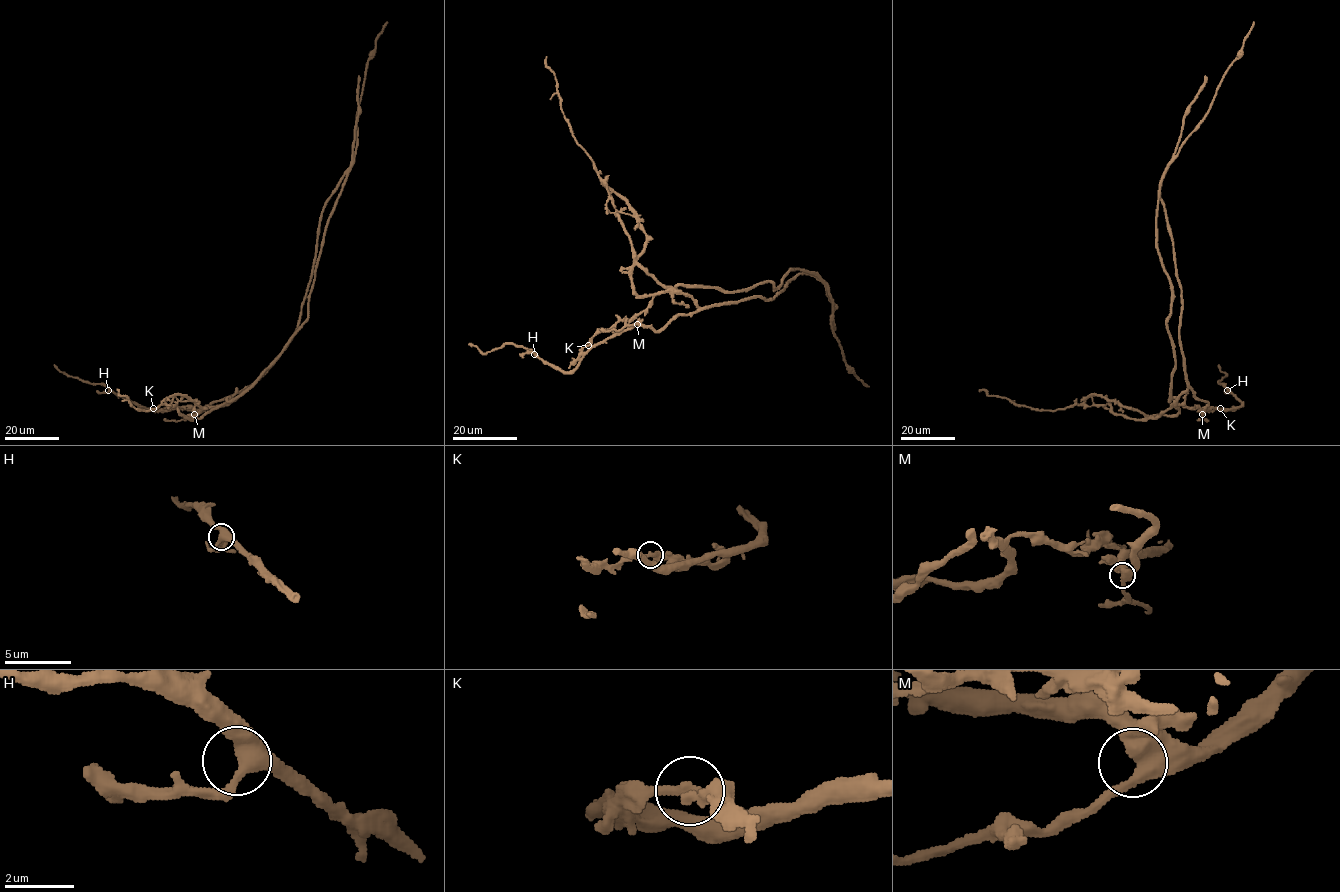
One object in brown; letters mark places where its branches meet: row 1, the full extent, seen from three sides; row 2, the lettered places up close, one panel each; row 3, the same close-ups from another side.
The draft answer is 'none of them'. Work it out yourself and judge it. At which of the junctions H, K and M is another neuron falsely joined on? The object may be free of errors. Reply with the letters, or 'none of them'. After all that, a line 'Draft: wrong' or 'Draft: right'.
K
Draft: wrong

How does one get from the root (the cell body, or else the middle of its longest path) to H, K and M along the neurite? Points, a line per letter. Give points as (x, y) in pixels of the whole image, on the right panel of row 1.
H: (1179, 329), (1187, 383), (1196, 397), (1208, 403), (1202, 412), (1238, 408), (1242, 404), (1227, 390)
K: (1179, 329), (1187, 383), (1196, 397), (1208, 403), (1202, 412), (1220, 408)
M: (1179, 329), (1187, 383), (1196, 397), (1208, 403), (1202, 414)

